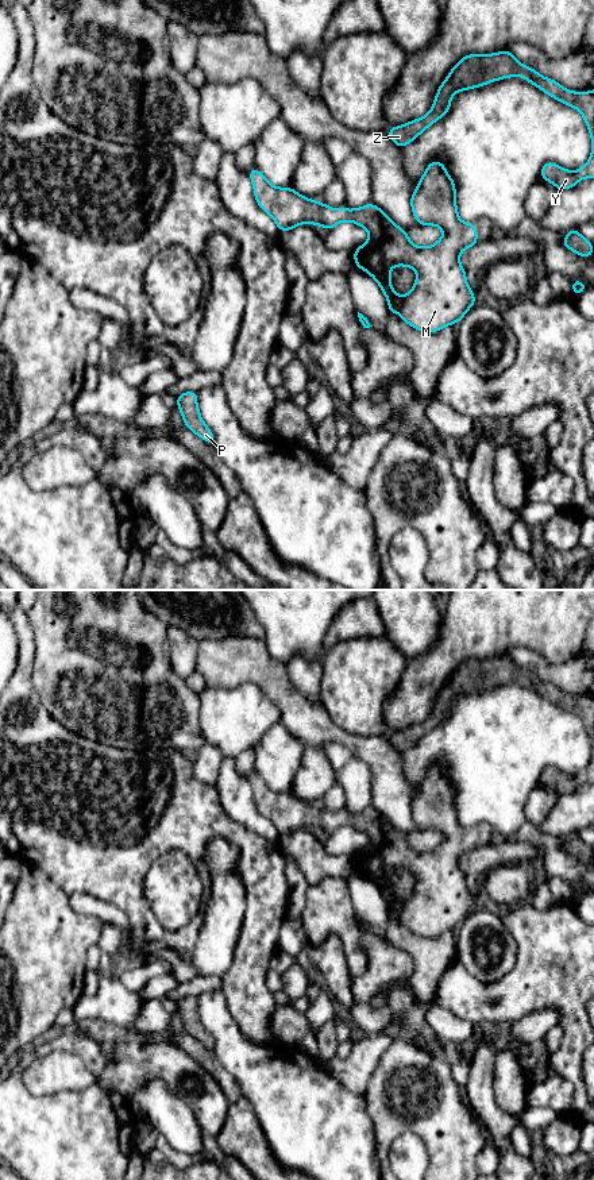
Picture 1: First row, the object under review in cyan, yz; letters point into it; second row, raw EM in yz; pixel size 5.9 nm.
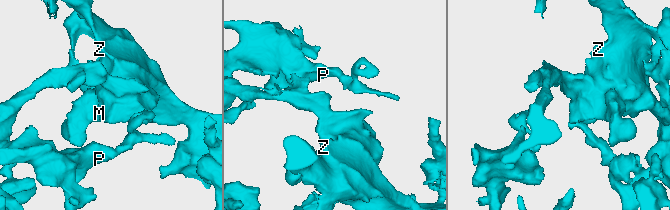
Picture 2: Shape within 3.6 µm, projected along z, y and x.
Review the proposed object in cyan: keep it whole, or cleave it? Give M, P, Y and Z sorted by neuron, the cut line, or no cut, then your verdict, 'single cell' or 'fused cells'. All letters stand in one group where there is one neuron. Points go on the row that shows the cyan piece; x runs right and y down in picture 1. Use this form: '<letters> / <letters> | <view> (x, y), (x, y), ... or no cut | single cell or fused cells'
M P Y Z | no cut | single cell

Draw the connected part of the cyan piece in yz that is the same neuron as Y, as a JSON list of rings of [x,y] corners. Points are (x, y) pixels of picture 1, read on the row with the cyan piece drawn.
[[[509,50],[487,55],[468,54],[463,57],[439,86],[431,111],[421,119],[387,130],[396,146],[404,147],[413,142],[423,131],[443,117],[451,107],[452,96],[459,90],[483,86],[506,77],[524,76],[525,81],[536,85],[558,101],[578,109],[585,117],[593,146],[587,163],[575,171],[545,162],[540,177],[554,184],[559,192],[575,186],[582,178],[594,178],[594,90],[571,92],[552,78],[545,78],[535,69],[521,65]]]

